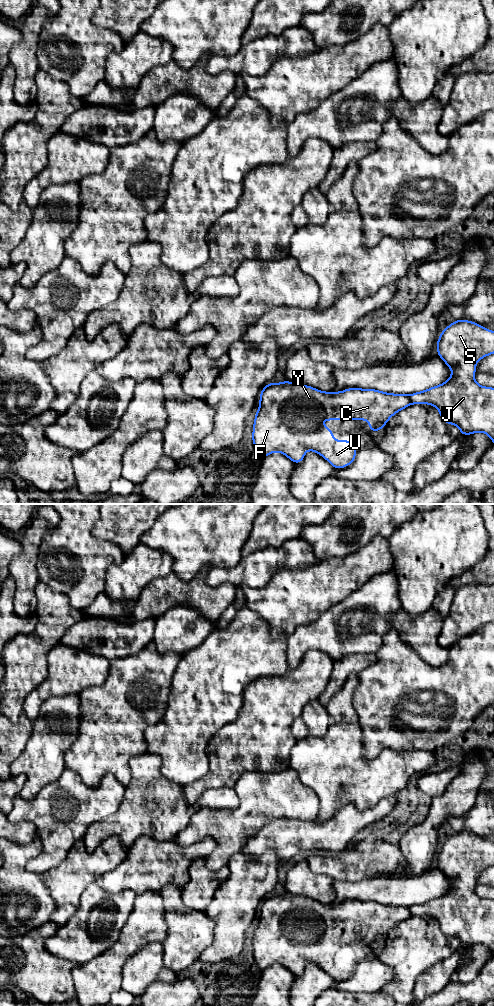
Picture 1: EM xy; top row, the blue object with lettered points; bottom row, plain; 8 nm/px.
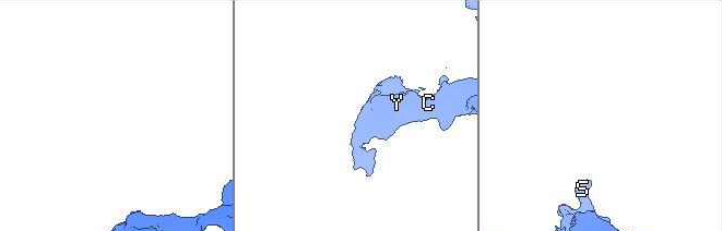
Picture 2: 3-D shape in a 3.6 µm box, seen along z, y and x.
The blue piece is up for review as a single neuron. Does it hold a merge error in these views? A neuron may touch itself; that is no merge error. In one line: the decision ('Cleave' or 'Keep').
Cleave

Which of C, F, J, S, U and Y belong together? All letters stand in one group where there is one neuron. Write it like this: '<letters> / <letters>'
C F U Y / J S

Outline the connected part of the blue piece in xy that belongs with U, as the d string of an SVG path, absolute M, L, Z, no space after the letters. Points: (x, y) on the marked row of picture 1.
M269 383L260 393L259 410L253 424L253 445L260 458L272 452L283 453L295 464L303 461L307 450L312 450L326 459L335 469L351 465L357 448L354 441L336 441L333 431L310 420L368 420L369 430L382 430L387 421L400 410L411 404L410 396L392 394L375 389L349 388L342 392L323 392L311 386L283 383Z

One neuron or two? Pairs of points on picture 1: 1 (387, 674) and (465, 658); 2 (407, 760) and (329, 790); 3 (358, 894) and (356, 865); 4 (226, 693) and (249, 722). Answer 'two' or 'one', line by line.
1: one
2: one
3: two
4: two

